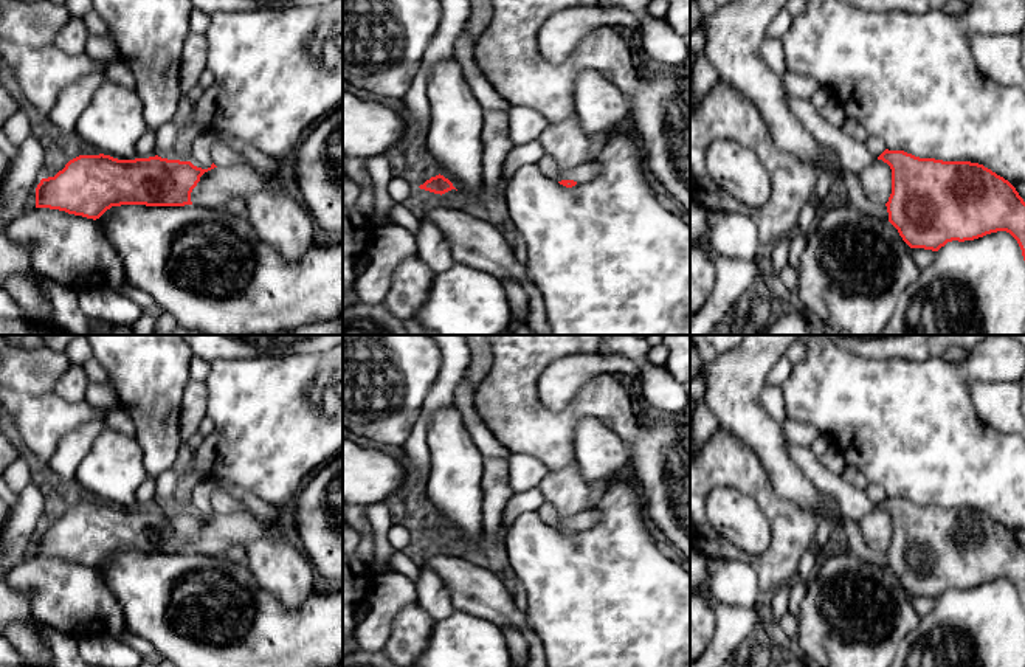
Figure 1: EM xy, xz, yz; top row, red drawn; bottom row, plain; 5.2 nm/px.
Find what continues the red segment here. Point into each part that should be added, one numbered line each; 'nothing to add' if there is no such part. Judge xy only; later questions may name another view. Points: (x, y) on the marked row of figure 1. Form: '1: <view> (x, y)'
1: xy (222, 155)

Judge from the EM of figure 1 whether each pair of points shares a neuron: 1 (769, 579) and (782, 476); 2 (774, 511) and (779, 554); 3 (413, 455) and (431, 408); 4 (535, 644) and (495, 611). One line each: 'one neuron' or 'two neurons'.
1: two neurons
2: one neuron
3: one neuron
4: two neurons

